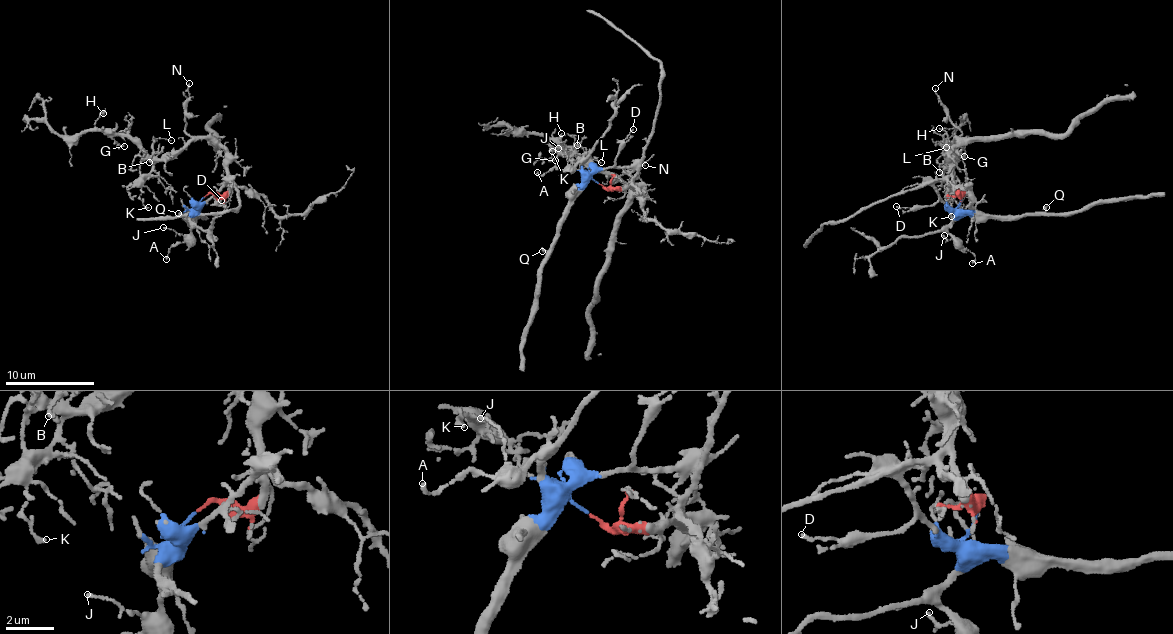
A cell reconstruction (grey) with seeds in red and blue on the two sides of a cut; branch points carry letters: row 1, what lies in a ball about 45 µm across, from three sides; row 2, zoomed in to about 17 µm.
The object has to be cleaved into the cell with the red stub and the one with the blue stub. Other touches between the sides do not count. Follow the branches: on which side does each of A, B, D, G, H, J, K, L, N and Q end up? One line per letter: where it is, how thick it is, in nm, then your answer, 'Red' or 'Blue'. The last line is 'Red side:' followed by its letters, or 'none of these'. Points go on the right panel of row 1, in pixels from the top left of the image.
A: Place: (972, 263). Thickness 140 nm. Blue
B: Place: (939, 172). Thickness 150 nm. Red
D: Place: (896, 206). Thickness 110 nm. Blue
G: Place: (964, 156). Thickness 150 nm. Red
H: Place: (939, 128). Thickness 100 nm. Red
J: Place: (944, 235). Thickness 100 nm. Blue
K: Place: (951, 216). Thickness 110 nm. Red
L: Place: (946, 147). Thickness 90 nm. Red
N: Place: (935, 88). Thickness 80 nm. Red
Q: Place: (1046, 207). Thickness 140 nm. Blue
Red side: B, G, H, K, L, N

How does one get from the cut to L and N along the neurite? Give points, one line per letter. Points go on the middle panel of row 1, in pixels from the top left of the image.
L: (598, 183), (620, 188), (627, 185), (640, 188), (629, 192), (589, 161), (597, 159), (602, 163)
N: (598, 183), (620, 188), (627, 185), (640, 188), (633, 192), (617, 178), (612, 184), (623, 174), (645, 166)

